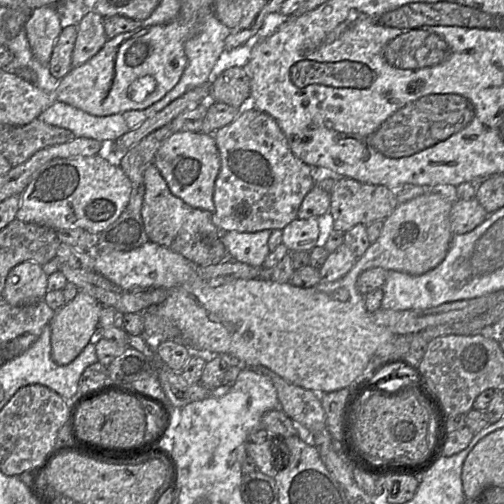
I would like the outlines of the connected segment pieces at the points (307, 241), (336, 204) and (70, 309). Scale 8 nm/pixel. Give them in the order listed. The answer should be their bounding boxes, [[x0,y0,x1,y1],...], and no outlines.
[[282,218,320,252],[329,178,399,233],[49,290,102,365]]

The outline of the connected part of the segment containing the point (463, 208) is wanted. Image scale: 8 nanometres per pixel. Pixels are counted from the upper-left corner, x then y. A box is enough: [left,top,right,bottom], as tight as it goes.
[450,197,487,235]

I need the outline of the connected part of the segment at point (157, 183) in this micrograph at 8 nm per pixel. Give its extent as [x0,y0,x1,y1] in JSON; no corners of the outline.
[141,164,228,266]

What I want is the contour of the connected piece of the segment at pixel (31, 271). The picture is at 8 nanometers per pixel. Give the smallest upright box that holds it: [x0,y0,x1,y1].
[1,261,48,306]

